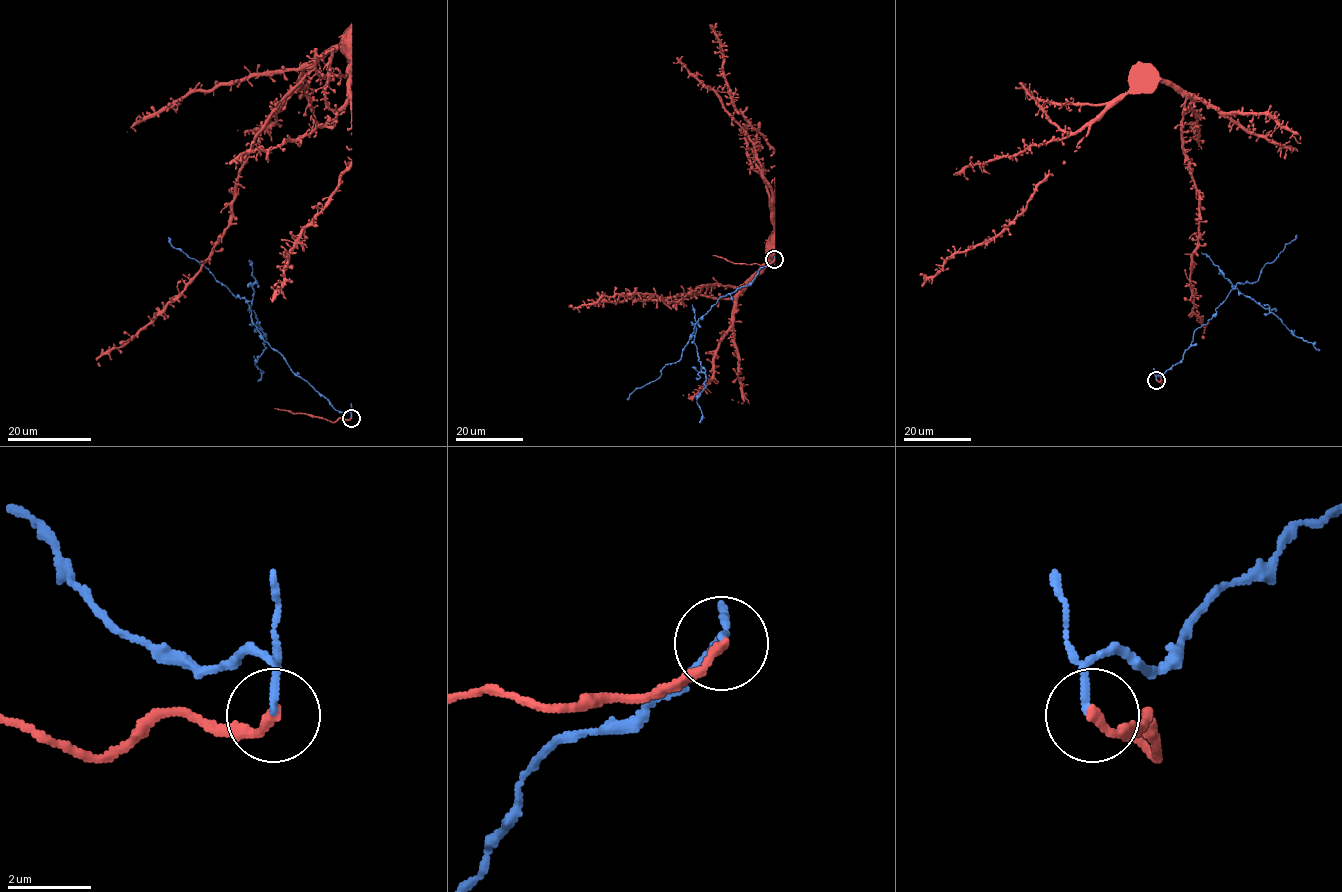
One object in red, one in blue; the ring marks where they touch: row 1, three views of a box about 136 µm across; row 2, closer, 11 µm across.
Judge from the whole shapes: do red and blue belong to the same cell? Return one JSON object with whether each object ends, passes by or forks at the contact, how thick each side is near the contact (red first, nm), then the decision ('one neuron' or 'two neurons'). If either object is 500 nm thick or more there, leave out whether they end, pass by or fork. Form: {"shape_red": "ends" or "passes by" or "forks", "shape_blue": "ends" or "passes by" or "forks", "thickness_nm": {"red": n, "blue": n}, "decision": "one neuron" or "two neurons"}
{"shape_red": "ends", "shape_blue": "ends", "thickness_nm": {"red": 240, "blue": 180}, "decision": "two neurons"}

